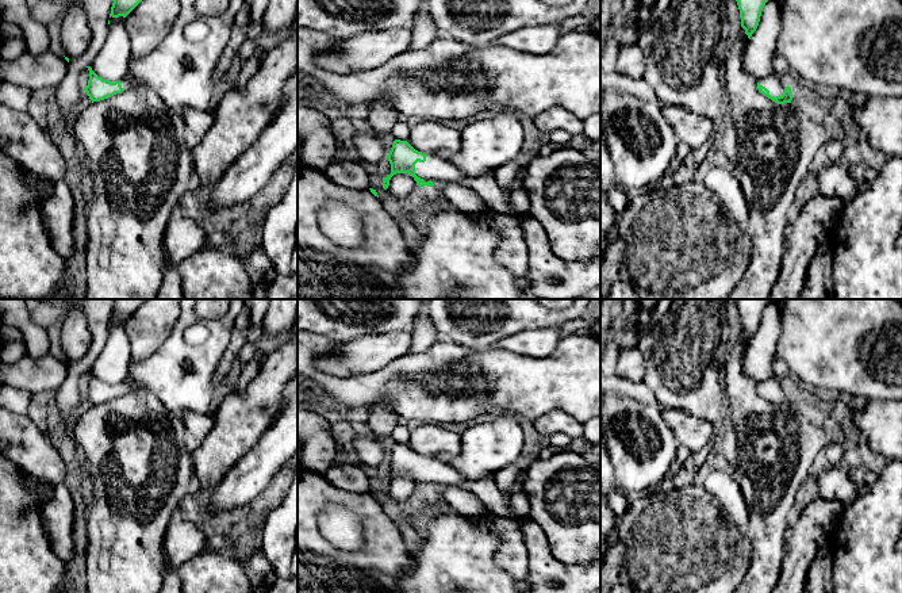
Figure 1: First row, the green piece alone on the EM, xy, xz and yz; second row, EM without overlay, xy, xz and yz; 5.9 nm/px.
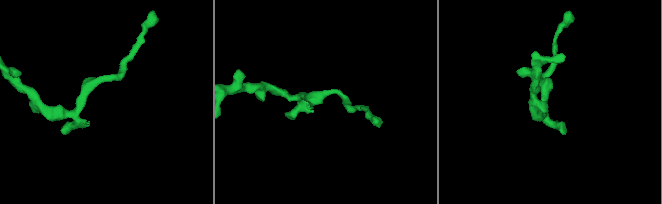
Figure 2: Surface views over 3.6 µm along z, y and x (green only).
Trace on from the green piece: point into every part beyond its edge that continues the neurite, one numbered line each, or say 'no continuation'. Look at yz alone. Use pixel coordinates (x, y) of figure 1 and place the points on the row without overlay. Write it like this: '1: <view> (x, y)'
1: yz (775, 389)

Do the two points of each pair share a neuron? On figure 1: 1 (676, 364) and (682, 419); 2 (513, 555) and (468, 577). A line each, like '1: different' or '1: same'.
1: different
2: different

